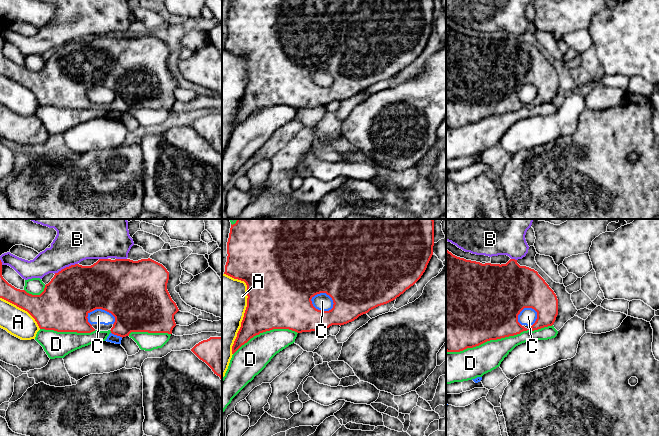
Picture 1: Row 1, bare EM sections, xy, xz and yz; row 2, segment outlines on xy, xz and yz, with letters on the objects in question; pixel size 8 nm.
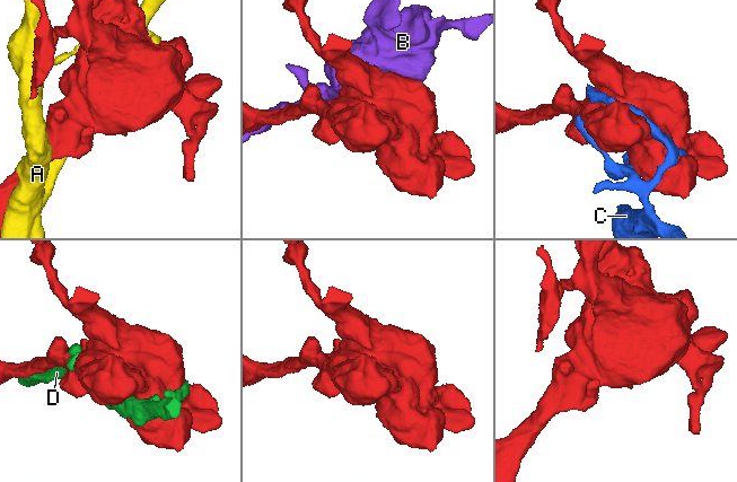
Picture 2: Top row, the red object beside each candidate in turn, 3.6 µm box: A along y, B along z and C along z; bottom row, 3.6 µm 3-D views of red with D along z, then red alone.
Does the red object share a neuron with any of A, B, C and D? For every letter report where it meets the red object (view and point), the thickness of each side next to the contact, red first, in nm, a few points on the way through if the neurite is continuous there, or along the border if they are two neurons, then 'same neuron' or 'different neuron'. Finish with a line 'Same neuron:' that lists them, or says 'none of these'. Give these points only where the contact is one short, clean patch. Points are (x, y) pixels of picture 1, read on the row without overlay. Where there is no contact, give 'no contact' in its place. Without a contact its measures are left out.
A: meets red in xz at (246, 84); 460 nm thick on the red side, 400 nm on the other; different neuron
B: meets red in xy at (66, 43); 400 nm thick on the red side, 300 nm on the other; different neuron
C: meets red in xz at (320, 86); 360 nm thick on the red side, 140 nm on the other; different neuron
D: meets red in yz at (499, 114); 480 nm thick on the red side, 240 nm on the other; different neuron
Same neuron: none of these

